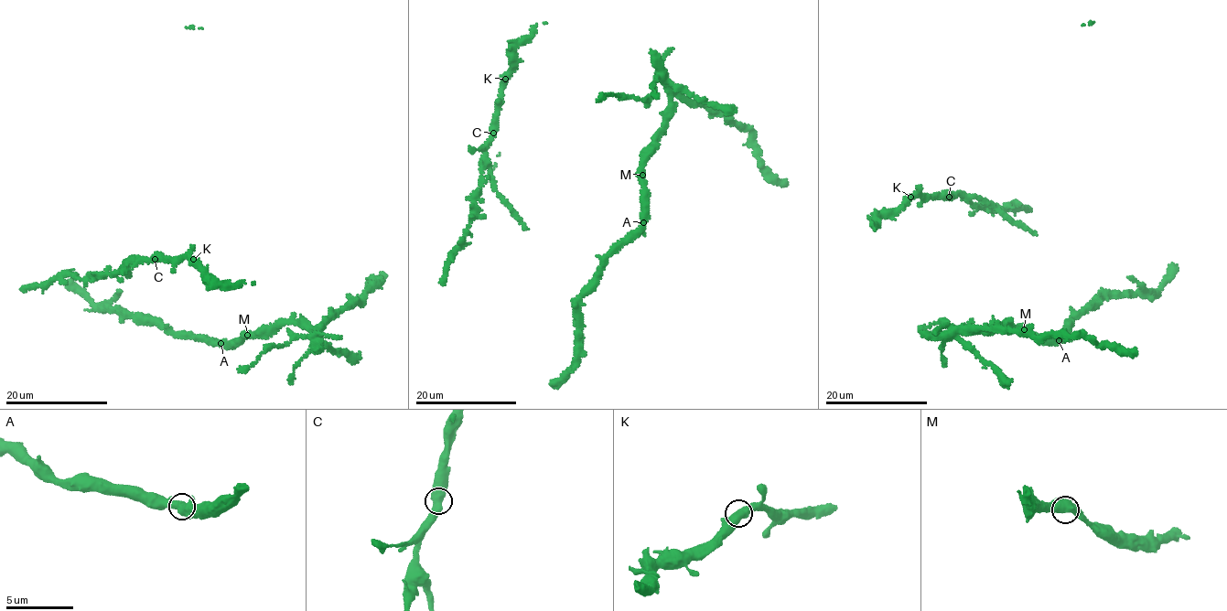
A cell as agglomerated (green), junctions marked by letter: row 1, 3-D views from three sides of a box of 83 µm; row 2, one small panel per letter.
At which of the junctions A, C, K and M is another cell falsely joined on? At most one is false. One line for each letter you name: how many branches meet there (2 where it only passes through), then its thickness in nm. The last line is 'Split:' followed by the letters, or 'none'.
Split: none

